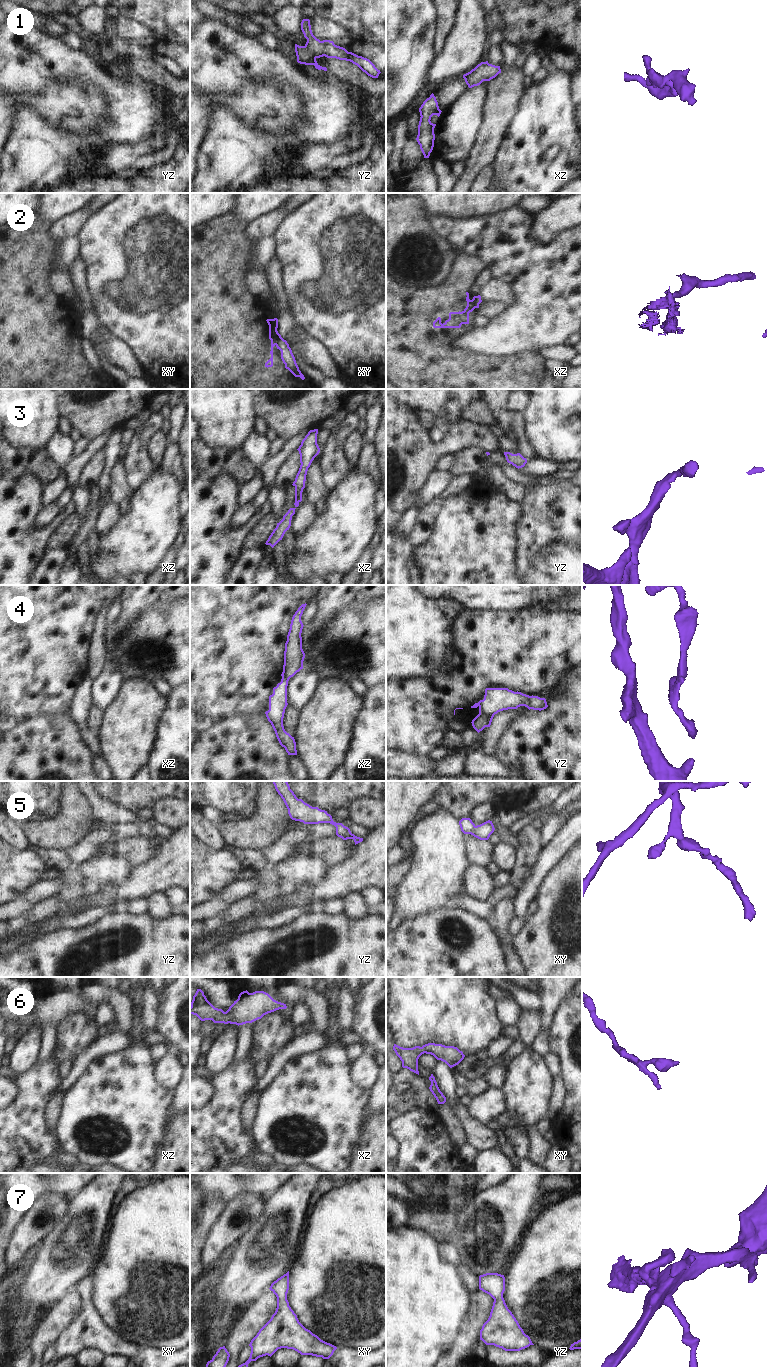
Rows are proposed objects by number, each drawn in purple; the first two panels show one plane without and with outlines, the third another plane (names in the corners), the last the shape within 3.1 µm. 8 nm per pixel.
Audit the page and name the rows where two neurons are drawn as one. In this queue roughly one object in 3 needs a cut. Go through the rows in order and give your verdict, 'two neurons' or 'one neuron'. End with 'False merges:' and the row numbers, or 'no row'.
1: one neuron
2: two neurons
3: one neuron
4: two neurons
5: one neuron
6: one neuron
7: one neuron
False merges: 2, 4

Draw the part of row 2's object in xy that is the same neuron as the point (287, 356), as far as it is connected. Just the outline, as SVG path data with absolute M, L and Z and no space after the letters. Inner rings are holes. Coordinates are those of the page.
M282 339L281 342L276 345L276 347L281 351L281 359L285 364L285 368L288 369L295 377L300 377L302 380L304 380L305 377L299 370L295 357L287 341Z

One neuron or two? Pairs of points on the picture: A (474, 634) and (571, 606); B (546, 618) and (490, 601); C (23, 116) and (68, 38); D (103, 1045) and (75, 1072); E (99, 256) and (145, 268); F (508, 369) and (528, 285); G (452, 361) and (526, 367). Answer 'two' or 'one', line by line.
A: two
B: two
C: two
D: one
E: one
F: two
G: one

